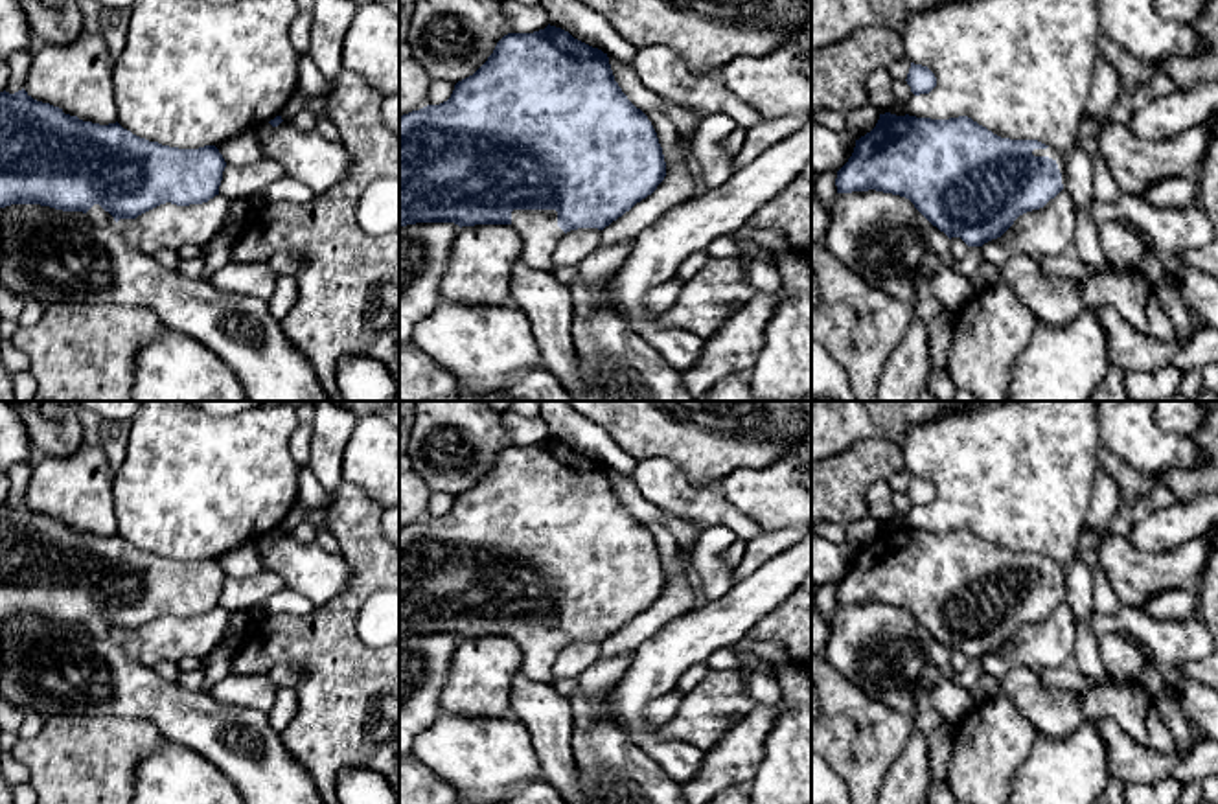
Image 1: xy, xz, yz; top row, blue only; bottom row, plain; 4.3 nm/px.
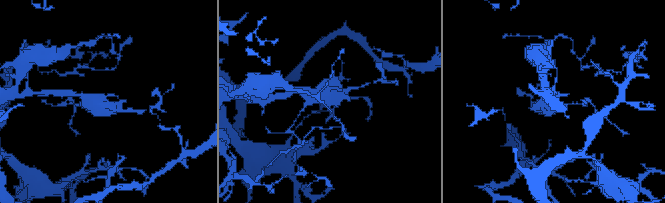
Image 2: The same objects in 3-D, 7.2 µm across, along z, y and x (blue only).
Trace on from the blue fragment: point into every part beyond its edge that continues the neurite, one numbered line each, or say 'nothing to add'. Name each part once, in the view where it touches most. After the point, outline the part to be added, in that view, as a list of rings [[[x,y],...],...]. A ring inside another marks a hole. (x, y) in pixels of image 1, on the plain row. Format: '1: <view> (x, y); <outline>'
1: xz (538, 641); [[[513,622],[511,638],[523,651],[521,673],[532,681],[550,683],[550,670],[565,648],[556,622]]]

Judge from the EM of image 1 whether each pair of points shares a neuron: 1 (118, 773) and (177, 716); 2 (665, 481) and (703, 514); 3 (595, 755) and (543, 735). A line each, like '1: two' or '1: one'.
1: two
2: one
3: two

